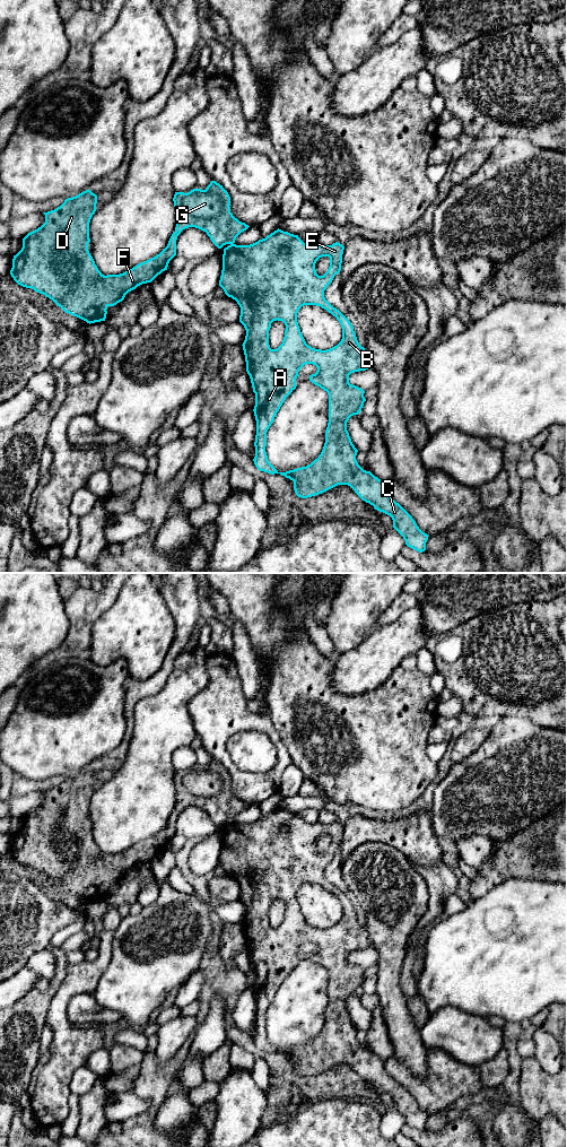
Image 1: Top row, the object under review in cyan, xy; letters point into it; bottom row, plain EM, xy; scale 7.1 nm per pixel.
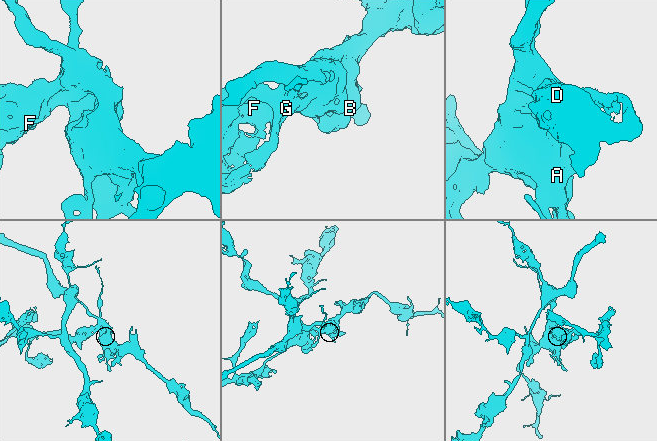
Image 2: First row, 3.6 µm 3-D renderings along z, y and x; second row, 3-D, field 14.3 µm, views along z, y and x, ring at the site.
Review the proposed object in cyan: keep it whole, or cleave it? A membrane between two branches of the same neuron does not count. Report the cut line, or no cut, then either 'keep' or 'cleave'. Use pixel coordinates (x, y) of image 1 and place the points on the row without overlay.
cut xy (184, 772), (183, 787), (197, 796), (215, 796), (221, 789); cleave

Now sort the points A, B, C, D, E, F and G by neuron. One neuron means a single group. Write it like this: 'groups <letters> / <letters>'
groups A B C E G / D F

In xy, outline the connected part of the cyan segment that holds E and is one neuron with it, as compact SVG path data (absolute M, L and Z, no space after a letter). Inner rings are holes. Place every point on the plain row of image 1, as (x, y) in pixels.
M279 807L253 823L230 823L224 827L219 864L241 886L239 901L246 909L242 924L246 950L255 972L253 990L256 999L256 1014L253 1040L260 1050L271 1053L280 1052L293 1059L294 1069L302 1077L322 1072L338 1063L350 1065L363 1079L392 1096L393 1106L403 1115L408 1126L422 1131L426 1129L429 1114L422 1111L412 1095L387 1074L385 1061L358 1043L356 1039L358 1028L352 1023L347 1009L347 1000L351 994L361 990L366 980L365 970L350 963L349 954L368 948L370 940L365 927L359 923L350 900L324 876L324 869L341 849L343 828L344 825L338 820L332 824L307 824L298 814ZM322 835L330 836L330 845L323 854L319 854L315 842ZM304 884L321 885L337 896L342 906L342 918L337 924L321 929L306 922L297 901L297 892ZM277 898L282 900L286 904L285 915L277 928L271 928L269 909L271 902ZM306 942L317 946L316 952L309 954L309 959L329 973L329 1001L325 1009L325 1022L319 1036L311 1043L279 1051L268 1039L267 1010L286 976L296 967L298 950Z

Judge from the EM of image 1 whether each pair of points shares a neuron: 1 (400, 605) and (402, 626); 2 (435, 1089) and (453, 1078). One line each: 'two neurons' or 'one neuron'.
1: two neurons
2: one neuron

